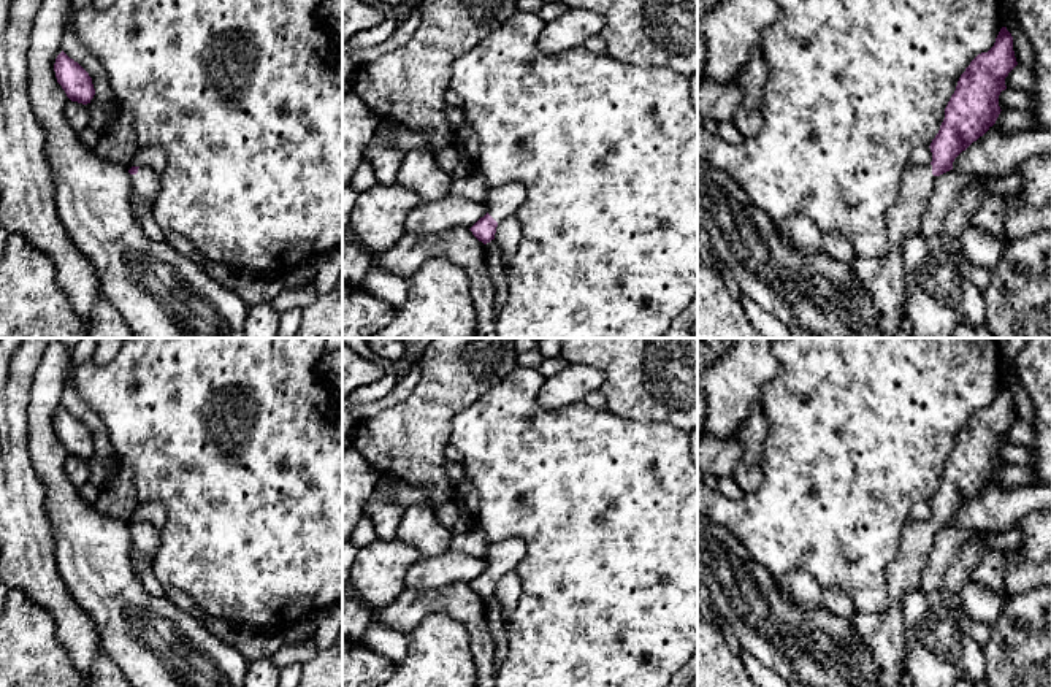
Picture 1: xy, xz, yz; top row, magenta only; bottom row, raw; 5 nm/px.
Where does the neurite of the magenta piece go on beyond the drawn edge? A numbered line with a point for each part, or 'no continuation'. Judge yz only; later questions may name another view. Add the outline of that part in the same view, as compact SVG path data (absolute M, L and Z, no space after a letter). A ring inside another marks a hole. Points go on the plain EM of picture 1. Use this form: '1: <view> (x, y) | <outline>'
1: yz (885, 633) | M932 520L910 522L902 532L899 549L886 566L886 604L877 612L856 612L854 627L869 646L877 665L880 666L880 687L897 687L905 668L905 620L902 600L912 589L918 589L921 576L929 563L929 554L937 532L932 530Z

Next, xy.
1: xy (146, 538) | M151 520L139 522L136 530L130 530L130 535L135 570L139 573L154 562L160 549L162 536L160 530Z

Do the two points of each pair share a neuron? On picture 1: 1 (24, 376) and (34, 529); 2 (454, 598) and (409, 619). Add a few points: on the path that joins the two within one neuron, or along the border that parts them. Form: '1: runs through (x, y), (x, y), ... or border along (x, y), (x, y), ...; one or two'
1: runs through (16, 414), (16, 491); one
2: runs through (443, 602), (428, 602), (420, 608); one

